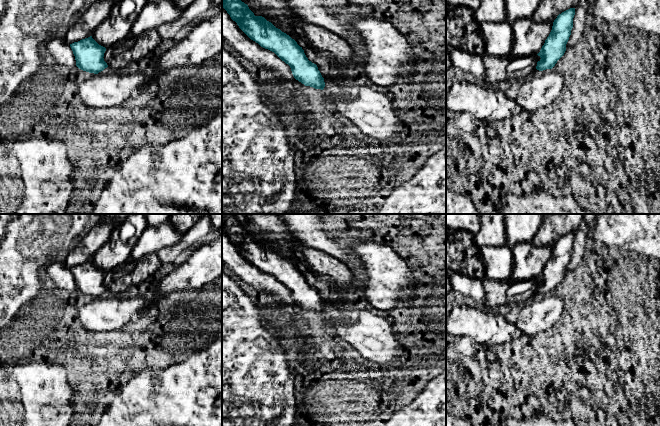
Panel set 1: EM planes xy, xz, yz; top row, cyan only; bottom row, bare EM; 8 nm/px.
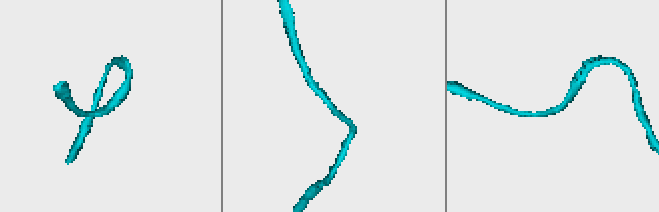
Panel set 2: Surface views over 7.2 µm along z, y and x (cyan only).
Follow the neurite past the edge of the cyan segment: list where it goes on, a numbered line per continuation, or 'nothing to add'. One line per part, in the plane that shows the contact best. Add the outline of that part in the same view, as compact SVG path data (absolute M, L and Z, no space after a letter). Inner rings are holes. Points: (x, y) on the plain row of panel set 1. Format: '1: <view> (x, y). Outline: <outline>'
nothing to add

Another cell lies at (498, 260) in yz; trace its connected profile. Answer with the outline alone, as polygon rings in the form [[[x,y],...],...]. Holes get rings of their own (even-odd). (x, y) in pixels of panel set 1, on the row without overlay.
[[[484,246],[479,255],[485,266],[485,277],[492,280],[507,280],[514,267],[512,248],[503,246]]]

